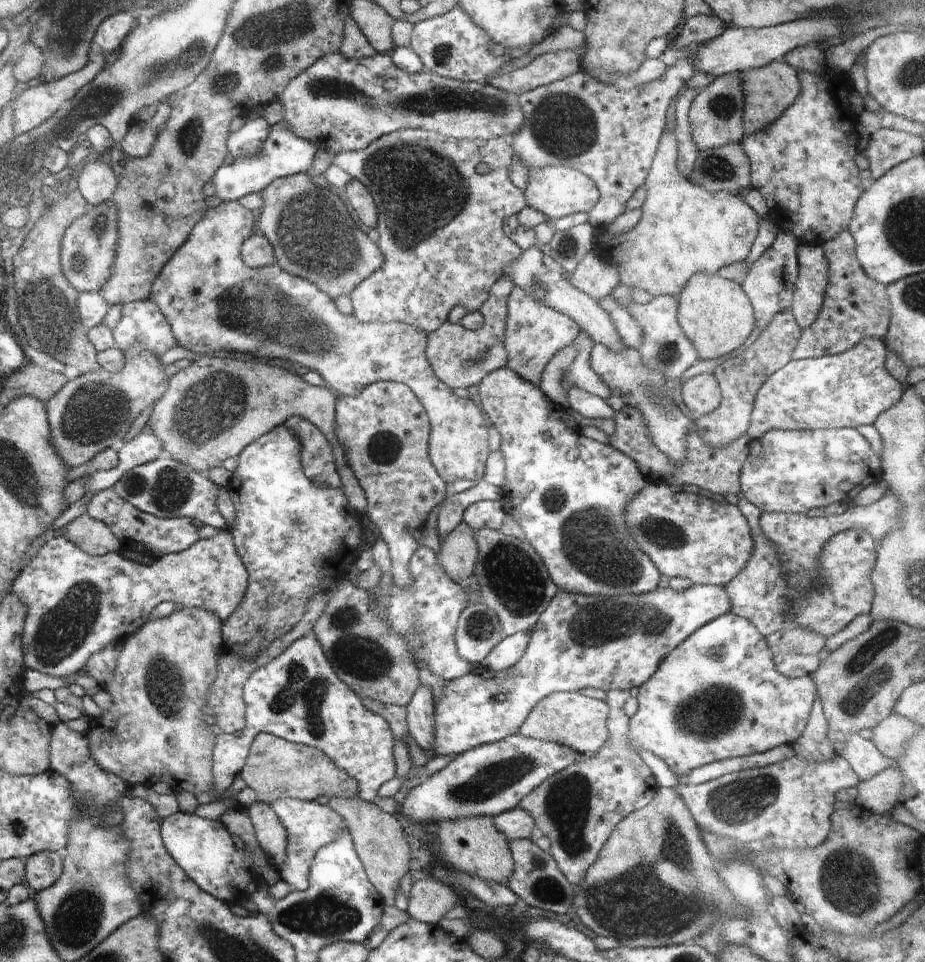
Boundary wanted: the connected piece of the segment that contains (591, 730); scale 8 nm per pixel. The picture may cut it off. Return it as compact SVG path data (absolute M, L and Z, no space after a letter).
M558 691L543 698L532 708L518 733L528 738L566 745L582 755L590 756L597 753L609 739L608 715L609 706L606 701L584 696L577 691Z

